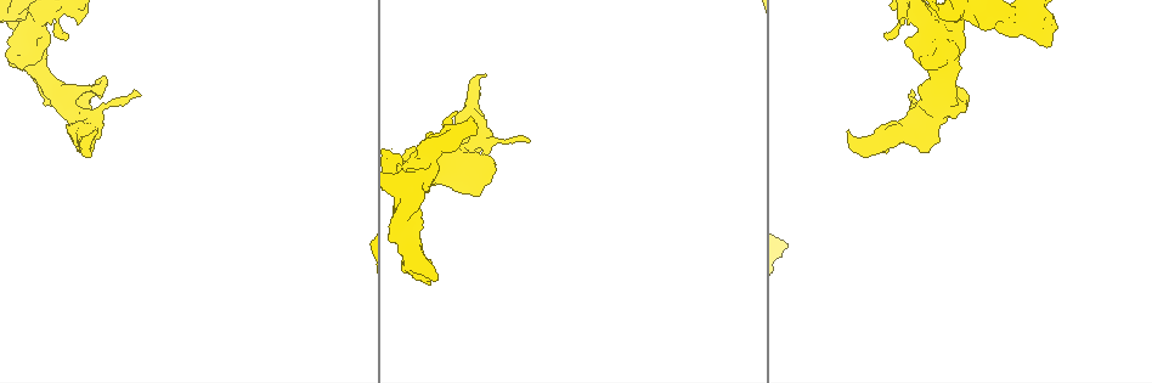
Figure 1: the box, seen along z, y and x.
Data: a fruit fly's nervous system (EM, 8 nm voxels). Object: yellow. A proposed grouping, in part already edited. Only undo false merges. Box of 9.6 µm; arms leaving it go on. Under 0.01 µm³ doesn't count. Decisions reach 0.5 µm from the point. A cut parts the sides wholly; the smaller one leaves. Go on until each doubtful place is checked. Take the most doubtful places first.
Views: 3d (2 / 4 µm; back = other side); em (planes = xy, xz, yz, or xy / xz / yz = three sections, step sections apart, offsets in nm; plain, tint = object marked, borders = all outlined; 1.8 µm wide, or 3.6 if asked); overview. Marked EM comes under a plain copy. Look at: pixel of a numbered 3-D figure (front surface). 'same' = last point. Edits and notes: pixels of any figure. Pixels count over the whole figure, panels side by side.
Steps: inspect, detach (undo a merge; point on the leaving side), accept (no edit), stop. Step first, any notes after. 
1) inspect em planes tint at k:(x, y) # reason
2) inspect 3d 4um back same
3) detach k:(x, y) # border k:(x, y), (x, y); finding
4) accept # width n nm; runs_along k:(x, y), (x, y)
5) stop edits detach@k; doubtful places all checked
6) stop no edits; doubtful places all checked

inspect 3d 4um at 1:(938, 31) # sudden change in width

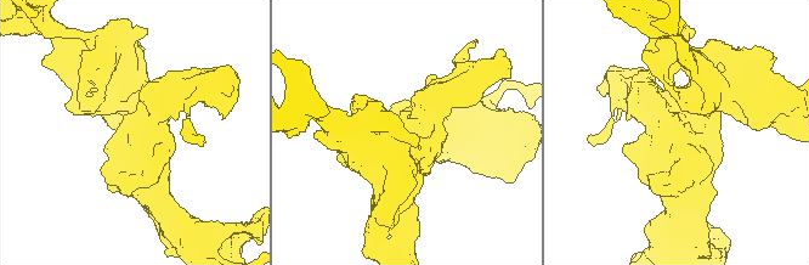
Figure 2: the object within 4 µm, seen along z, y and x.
inspect em 3.6um xy step 8 tint at 2:(152, 127)

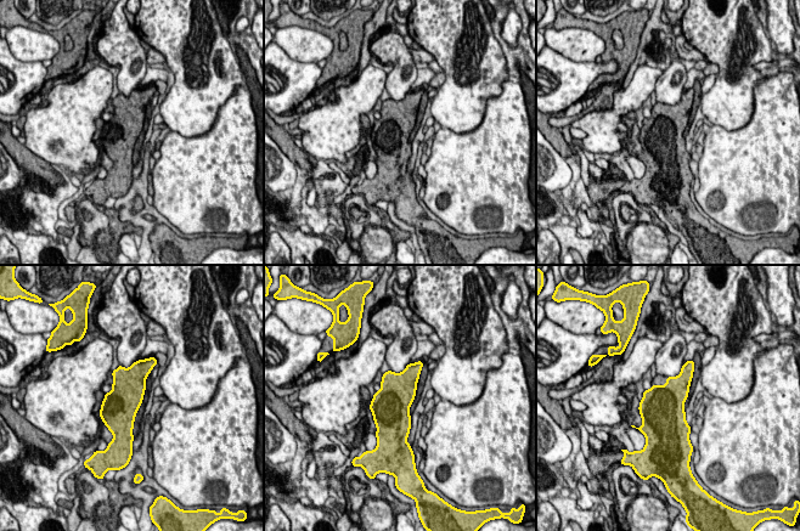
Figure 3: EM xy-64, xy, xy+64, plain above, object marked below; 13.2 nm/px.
inspect em 3.6um planes tint same

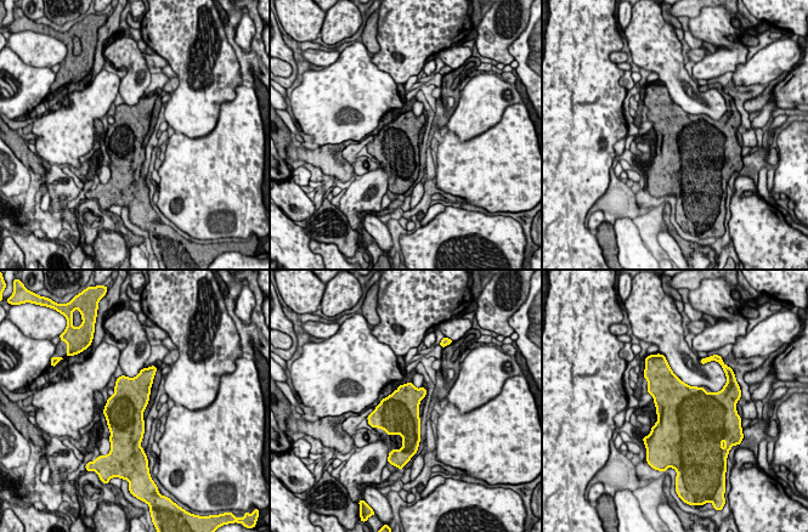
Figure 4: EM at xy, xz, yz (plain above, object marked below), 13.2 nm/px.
accept # one cell here

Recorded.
inspect em xy step 8 tint at 1:(412, 257) # three arms meet

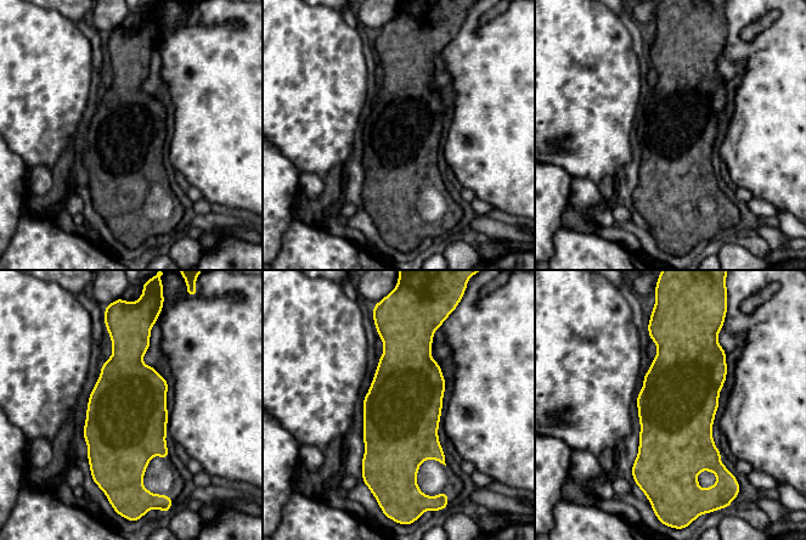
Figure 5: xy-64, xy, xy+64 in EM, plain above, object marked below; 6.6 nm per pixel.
inspect em planes borders same # another direction

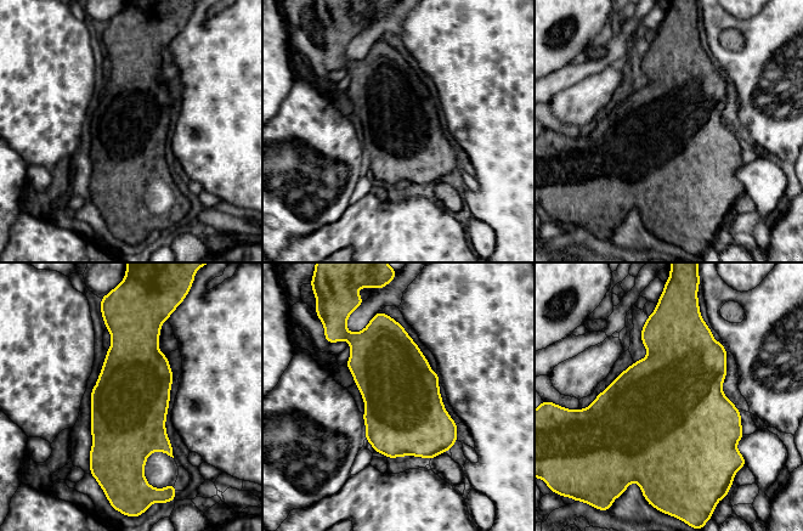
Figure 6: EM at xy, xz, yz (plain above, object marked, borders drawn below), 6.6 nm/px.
accept # all the same cell

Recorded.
inspect em xy step 16 tint at 1:(71, 107) # closes a loop

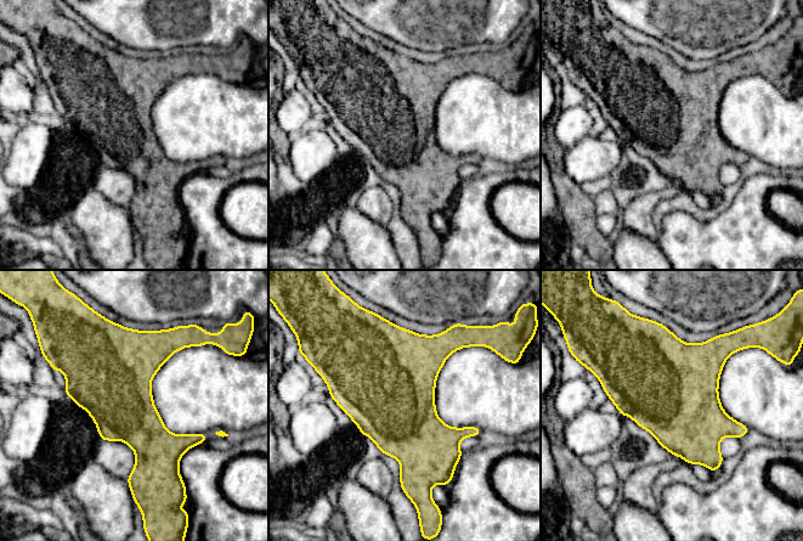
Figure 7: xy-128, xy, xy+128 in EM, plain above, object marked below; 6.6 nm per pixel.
accept # continuous, no second cell

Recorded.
stop no edits; doubtful places all checked

